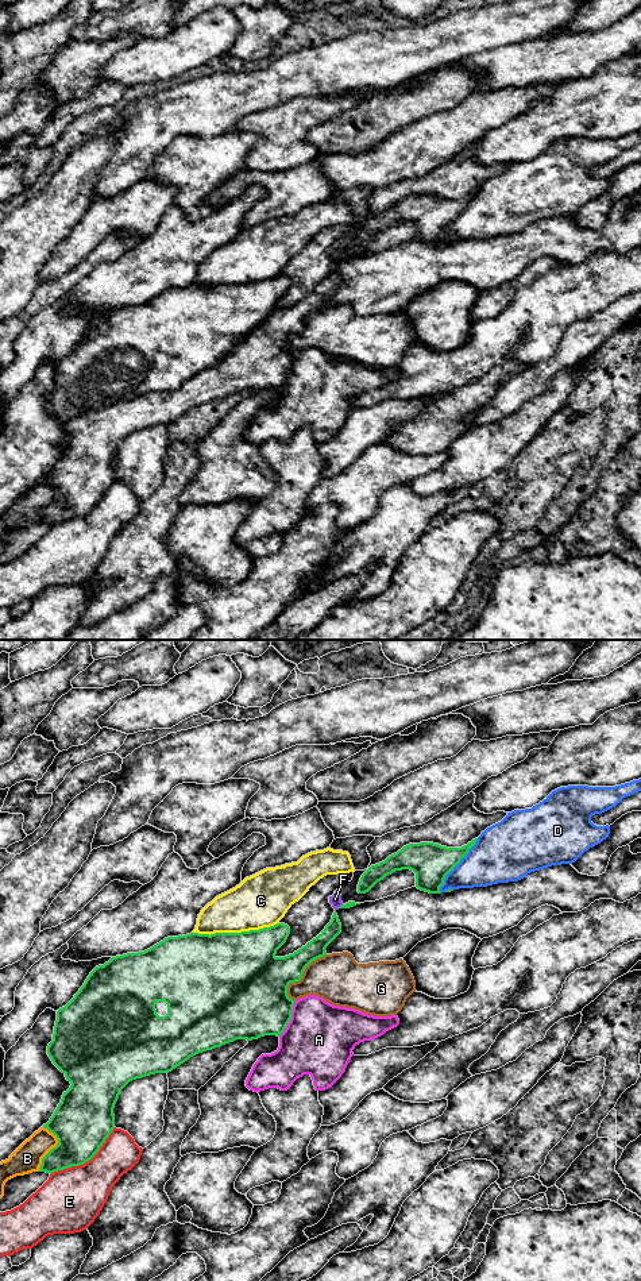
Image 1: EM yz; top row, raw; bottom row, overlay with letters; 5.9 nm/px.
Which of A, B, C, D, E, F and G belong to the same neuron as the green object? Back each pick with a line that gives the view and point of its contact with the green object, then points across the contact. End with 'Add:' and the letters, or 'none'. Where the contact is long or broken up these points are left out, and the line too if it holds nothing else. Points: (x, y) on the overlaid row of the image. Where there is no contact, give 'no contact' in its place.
Add: none

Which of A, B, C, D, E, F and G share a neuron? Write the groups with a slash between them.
A / B / C / D / E / F G

